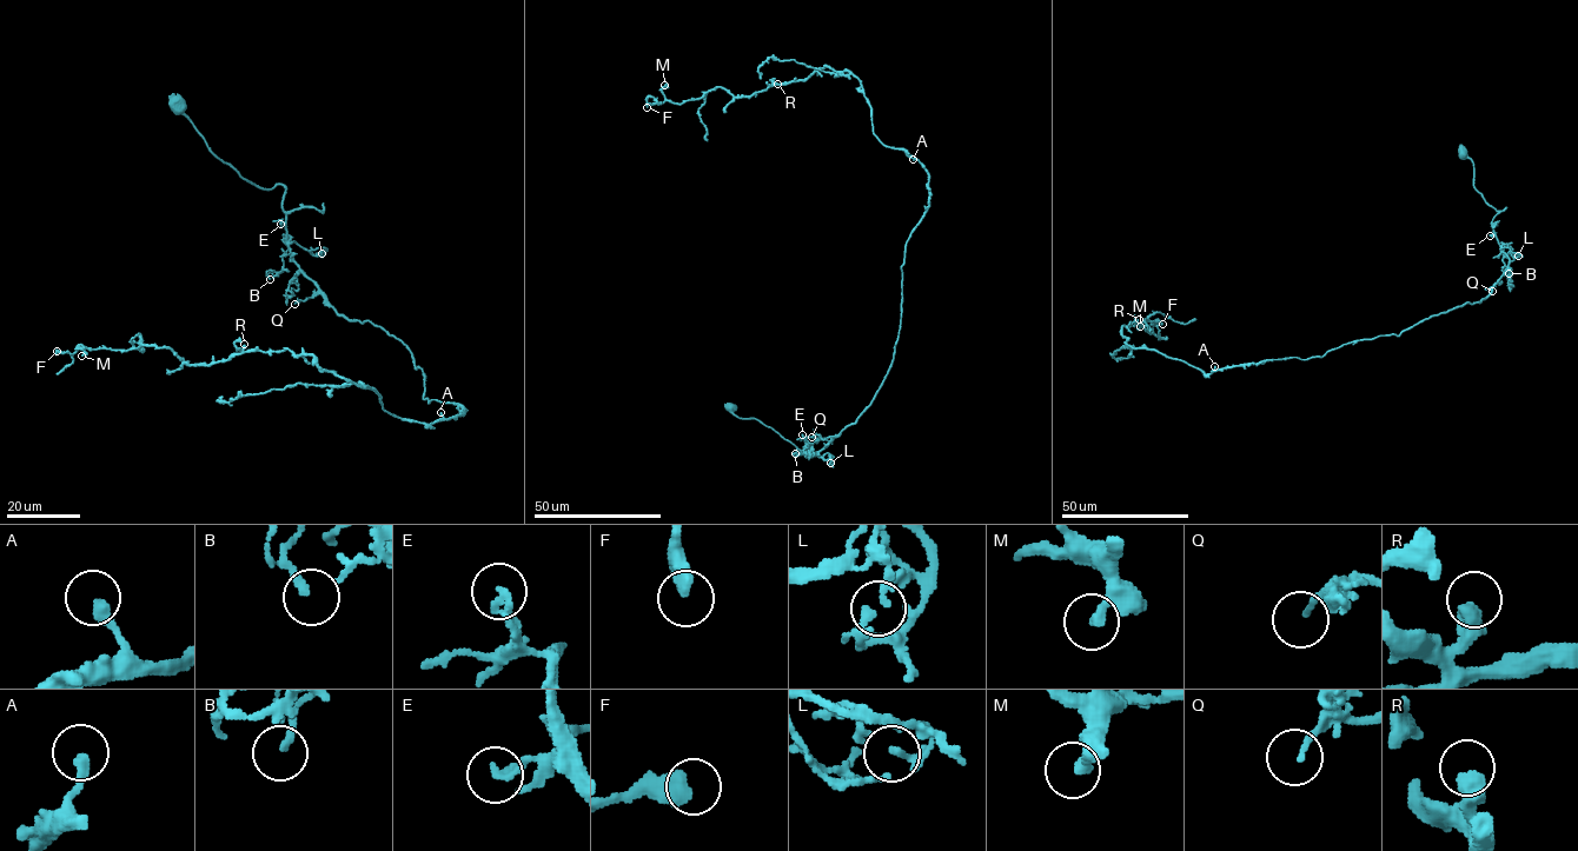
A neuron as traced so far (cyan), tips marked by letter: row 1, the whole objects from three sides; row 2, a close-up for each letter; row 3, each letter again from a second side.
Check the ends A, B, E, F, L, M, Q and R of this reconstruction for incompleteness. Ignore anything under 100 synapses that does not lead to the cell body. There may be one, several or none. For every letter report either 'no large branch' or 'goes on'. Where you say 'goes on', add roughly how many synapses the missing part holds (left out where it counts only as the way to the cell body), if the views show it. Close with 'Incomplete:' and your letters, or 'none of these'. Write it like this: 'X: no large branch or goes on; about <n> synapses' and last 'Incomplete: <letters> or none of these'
A: no large branch
B: no large branch
E: no large branch
F: no large branch
L: no large branch
M: no large branch
Q: no large branch
R: no large branch
Incomplete: none of these

